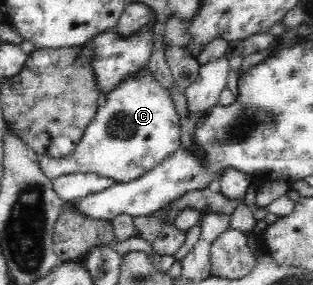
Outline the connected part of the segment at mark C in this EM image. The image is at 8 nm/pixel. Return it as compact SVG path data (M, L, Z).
M150 72L140 78L122 82L105 101L101 101L98 114L84 131L78 146L68 157L39 157L42 174L51 181L64 174L94 173L112 178L116 183L128 183L153 169L165 158L181 148L182 118L172 98Z

